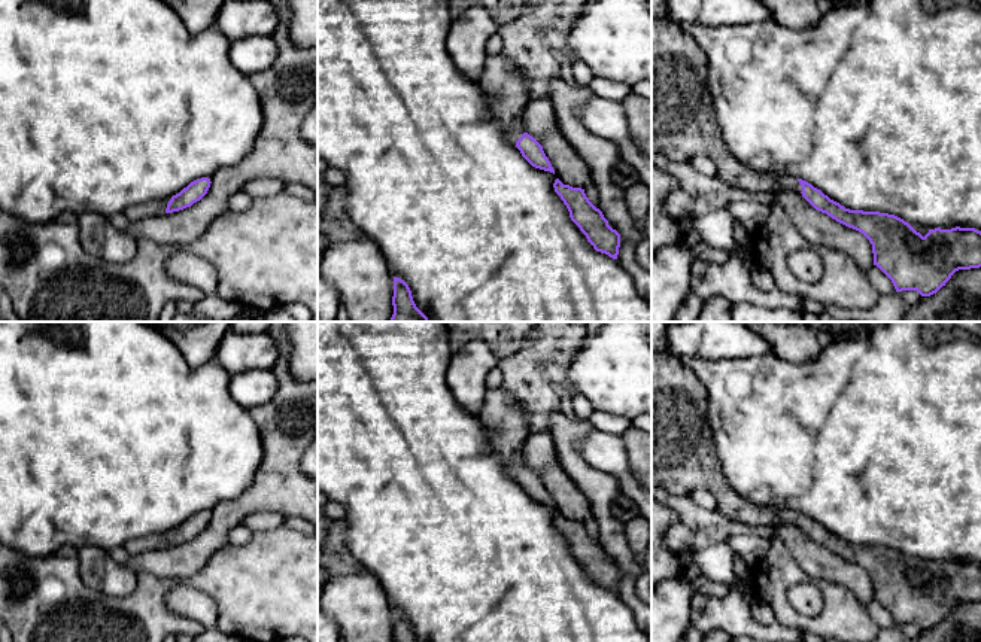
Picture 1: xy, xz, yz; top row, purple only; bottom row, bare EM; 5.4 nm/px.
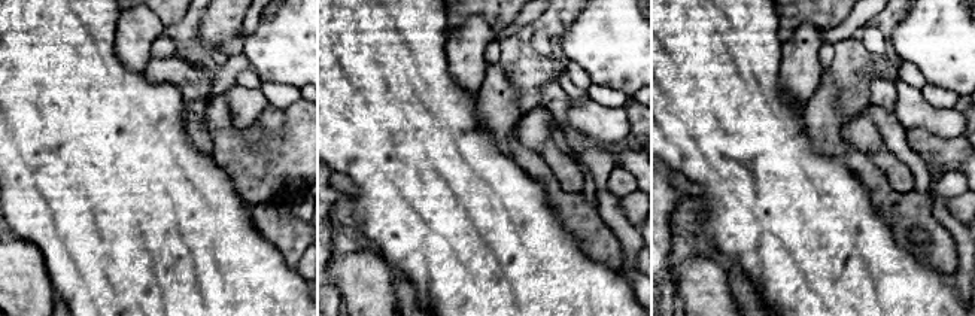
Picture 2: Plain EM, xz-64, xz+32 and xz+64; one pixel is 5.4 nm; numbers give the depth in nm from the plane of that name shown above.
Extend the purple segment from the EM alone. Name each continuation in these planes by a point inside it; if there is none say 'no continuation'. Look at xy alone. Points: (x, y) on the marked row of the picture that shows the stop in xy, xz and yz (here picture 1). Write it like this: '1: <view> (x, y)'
1: xy (134, 213)

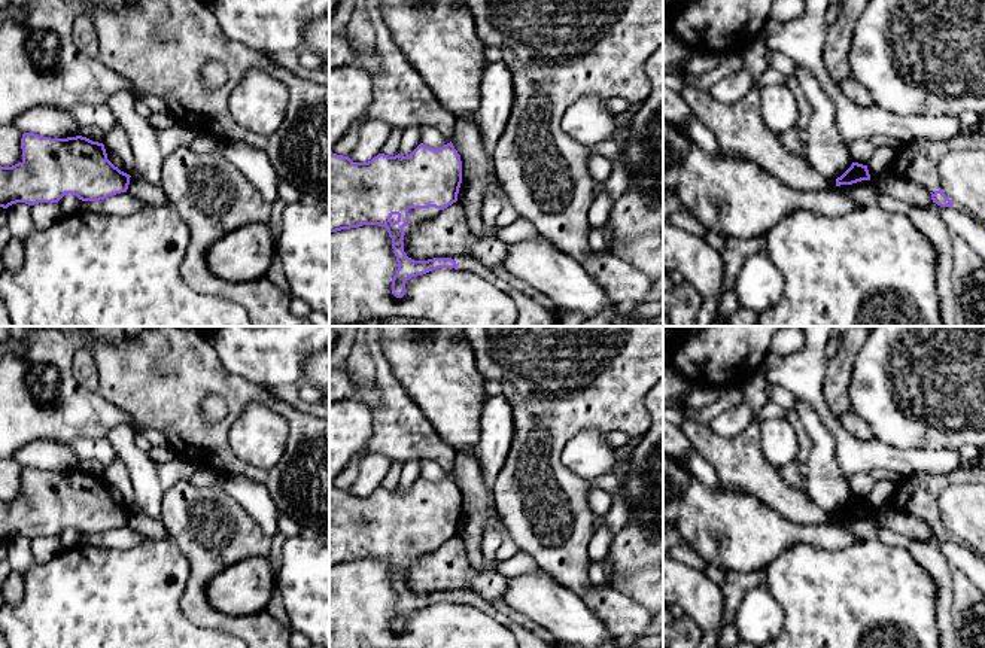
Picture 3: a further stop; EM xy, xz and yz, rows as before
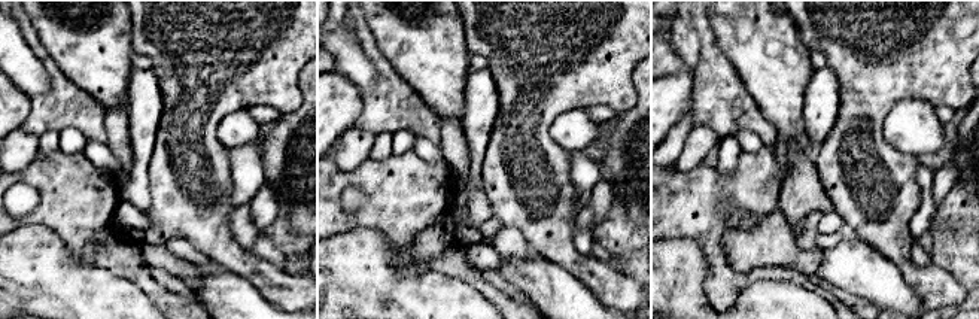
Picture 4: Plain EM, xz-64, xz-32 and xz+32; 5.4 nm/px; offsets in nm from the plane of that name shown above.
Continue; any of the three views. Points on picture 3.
1: xz (416, 216)

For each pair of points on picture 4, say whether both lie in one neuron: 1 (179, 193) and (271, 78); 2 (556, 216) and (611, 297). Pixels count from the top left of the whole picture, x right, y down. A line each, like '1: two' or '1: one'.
1: one
2: one

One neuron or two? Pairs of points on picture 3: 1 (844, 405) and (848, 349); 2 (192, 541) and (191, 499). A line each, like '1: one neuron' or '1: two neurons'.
1: one neuron
2: one neuron

